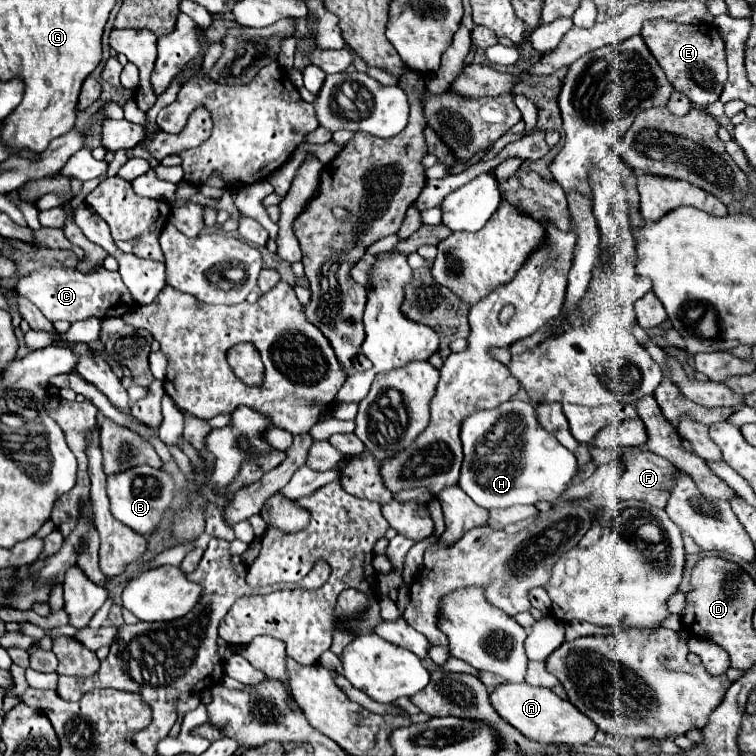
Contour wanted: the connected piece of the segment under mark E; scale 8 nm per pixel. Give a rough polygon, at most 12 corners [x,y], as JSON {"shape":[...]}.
{"shape":[[644,23],[676,91],[702,107],[728,73],[714,25]]}

